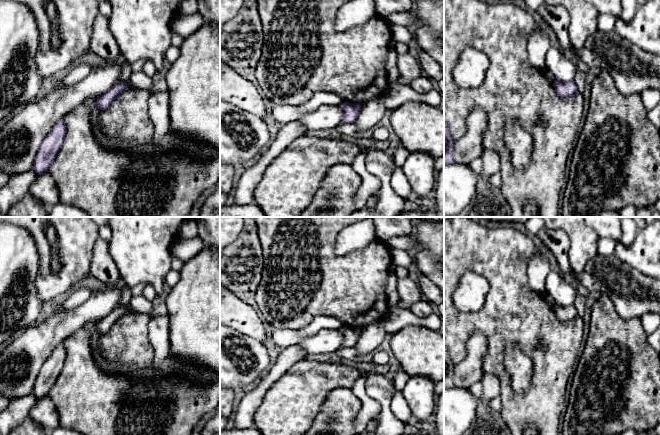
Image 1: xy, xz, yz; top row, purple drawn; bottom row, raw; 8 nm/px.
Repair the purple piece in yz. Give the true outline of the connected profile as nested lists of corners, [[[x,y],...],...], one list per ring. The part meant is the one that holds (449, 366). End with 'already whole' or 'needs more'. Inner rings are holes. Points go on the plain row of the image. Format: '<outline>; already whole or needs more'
[[[444,346],[444,389],[454,386],[454,368],[448,349]]]; already whole

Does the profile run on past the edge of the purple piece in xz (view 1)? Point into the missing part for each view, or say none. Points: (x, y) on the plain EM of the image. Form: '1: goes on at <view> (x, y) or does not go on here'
1: does not go on here

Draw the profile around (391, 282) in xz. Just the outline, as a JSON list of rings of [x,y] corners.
[[[389,270],[385,282],[385,291],[389,300],[389,305],[396,306],[399,300],[399,296],[397,293],[397,277],[391,270]]]

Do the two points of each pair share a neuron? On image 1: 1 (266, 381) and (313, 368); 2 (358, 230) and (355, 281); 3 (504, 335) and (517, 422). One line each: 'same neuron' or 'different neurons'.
1: different neurons
2: different neurons
3: same neuron

